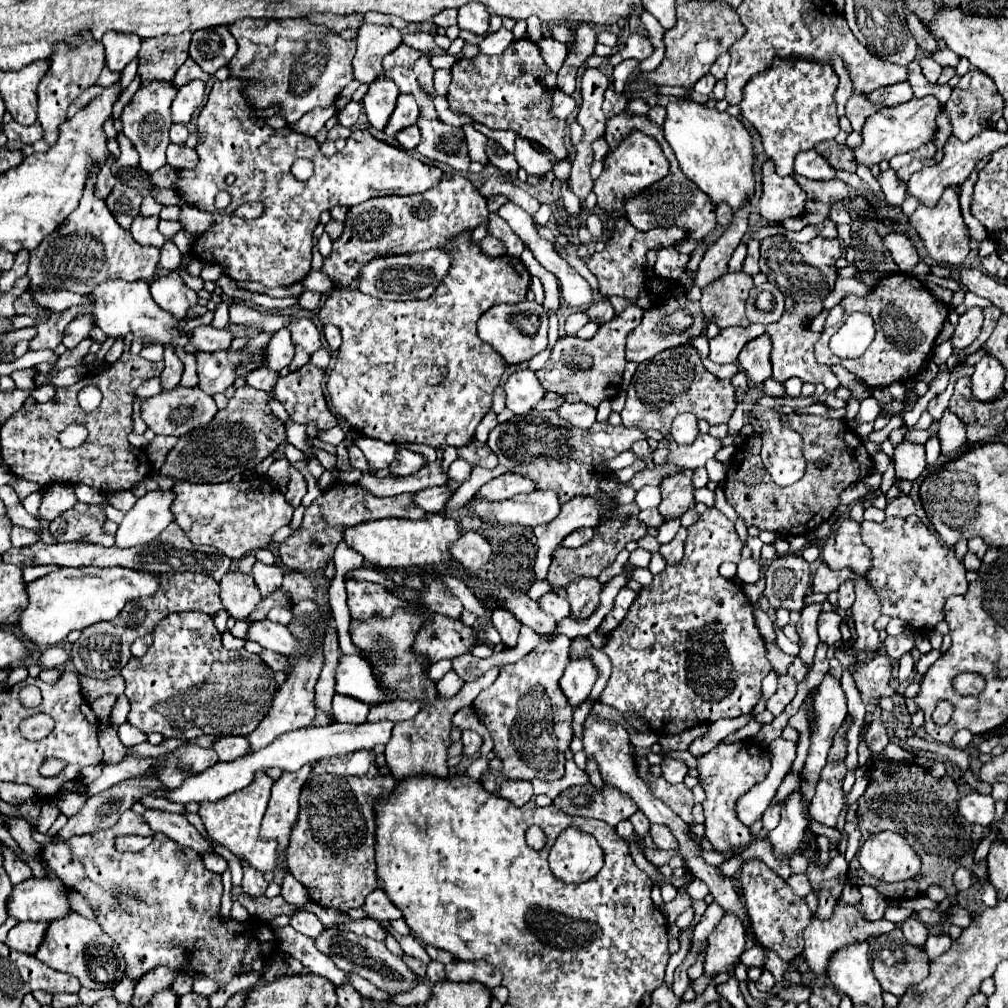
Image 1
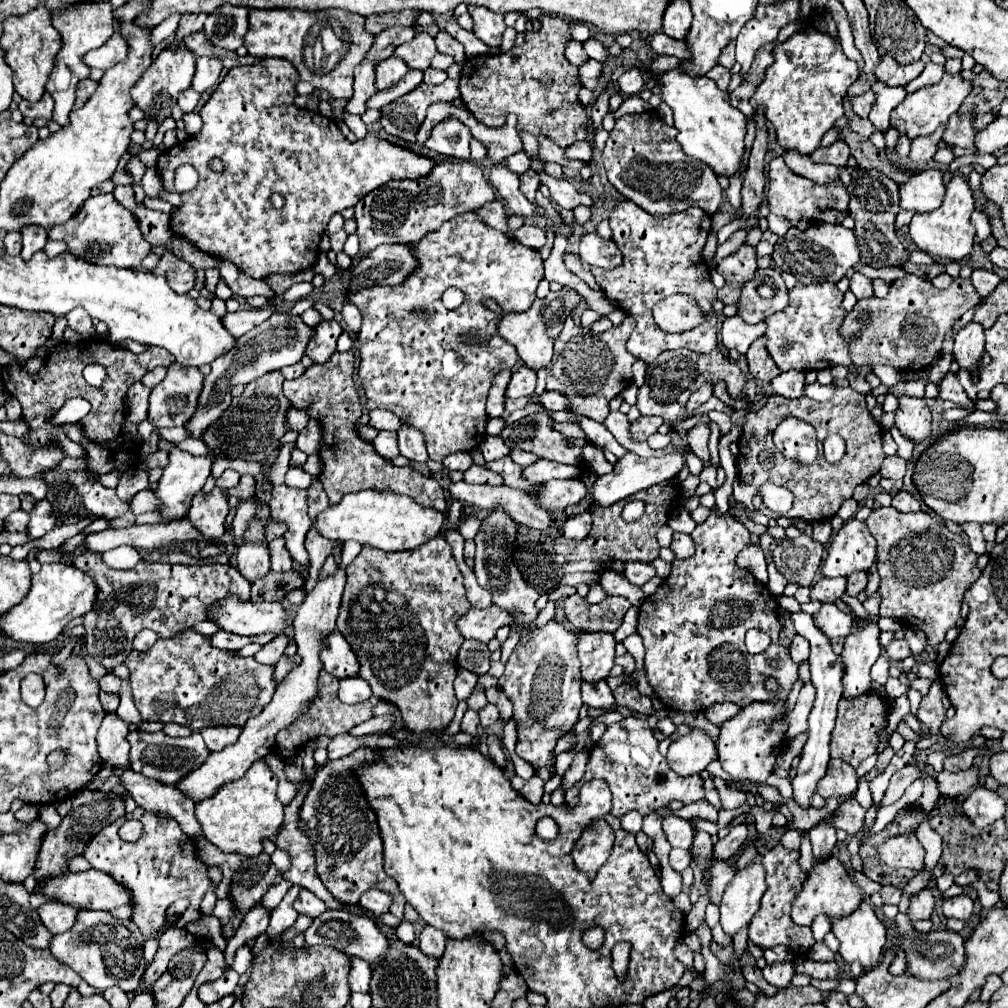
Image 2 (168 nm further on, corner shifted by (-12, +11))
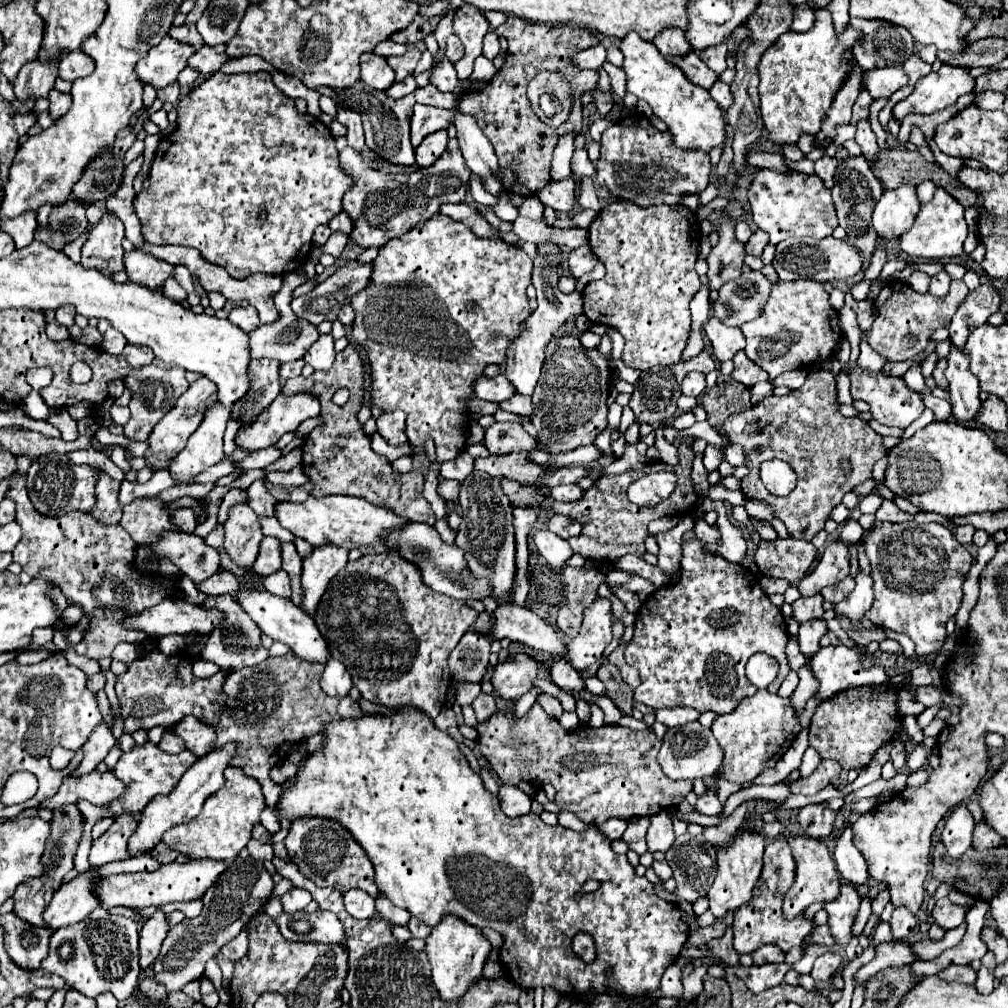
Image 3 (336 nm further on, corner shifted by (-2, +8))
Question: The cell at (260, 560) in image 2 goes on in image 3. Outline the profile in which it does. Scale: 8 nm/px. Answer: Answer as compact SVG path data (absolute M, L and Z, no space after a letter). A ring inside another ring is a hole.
M246 503L236 505L228 513L224 529L226 529L226 539L224 539L226 553L240 569L250 573L254 567L254 559L258 557L260 541L264 537L256 513Z

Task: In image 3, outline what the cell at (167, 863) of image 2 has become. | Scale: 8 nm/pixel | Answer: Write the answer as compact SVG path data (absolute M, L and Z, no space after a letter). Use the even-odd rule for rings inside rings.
M120 815L100 839L92 841L90 863L102 865L118 859L128 859L128 839L134 835L134 827L138 827L138 823L130 815Z

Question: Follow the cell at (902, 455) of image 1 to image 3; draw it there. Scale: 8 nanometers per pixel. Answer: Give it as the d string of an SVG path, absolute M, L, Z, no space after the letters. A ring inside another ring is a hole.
M858 365L850 367L848 377L852 381L852 397L868 401L870 403L870 413L882 425L906 429L924 411L924 403L922 403L920 395L916 391L908 389L900 377L888 377L888 375L882 375L882 373L868 373L868 371L860 369Z

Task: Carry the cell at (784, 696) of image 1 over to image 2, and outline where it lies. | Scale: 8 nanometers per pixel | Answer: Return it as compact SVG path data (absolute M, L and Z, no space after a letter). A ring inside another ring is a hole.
M714 508L706 522L698 524L692 532L692 540L696 546L696 554L688 560L676 560L672 562L670 576L662 582L662 586L648 596L640 606L640 618L638 618L638 634L644 640L646 646L646 672L648 682L652 684L656 696L664 702L668 710L680 710L680 712L698 712L706 710L708 706L716 702L732 702L736 706L748 706L752 702L772 702L772 700L786 700L792 684L798 680L798 664L790 658L788 648L778 644L778 636L782 630L782 624L778 620L778 602L768 592L768 588L758 582L752 572L736 566L738 552L750 544L750 532L744 528L744 524L736 522L730 514L716 516ZM750 628L764 630L772 644L756 654L746 656L744 636ZM768 660L778 660L778 670L772 670L768 666ZM766 678L776 678L778 690L768 692L764 682Z

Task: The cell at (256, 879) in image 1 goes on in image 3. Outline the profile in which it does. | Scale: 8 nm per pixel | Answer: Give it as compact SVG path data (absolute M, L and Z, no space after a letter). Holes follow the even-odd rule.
M236 857L232 863L228 863L226 871L222 871L216 883L204 893L202 913L194 919L184 919L168 931L162 951L154 961L152 979L158 979L158 983L162 983L168 993L180 991L186 983L196 981L204 973L206 961L220 953L220 947L242 931L252 915L266 903L272 889L274 881L262 861L252 857Z

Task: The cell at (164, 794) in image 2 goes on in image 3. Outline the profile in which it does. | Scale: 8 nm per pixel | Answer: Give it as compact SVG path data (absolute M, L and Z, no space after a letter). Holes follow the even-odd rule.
M92 771L84 777L66 777L58 793L46 799L42 807L48 807L50 811L54 811L60 805L76 803L78 799L88 799L94 805L106 805L116 801L124 791L126 791L126 785L120 779L116 779L112 771L106 771L102 775L98 771Z

